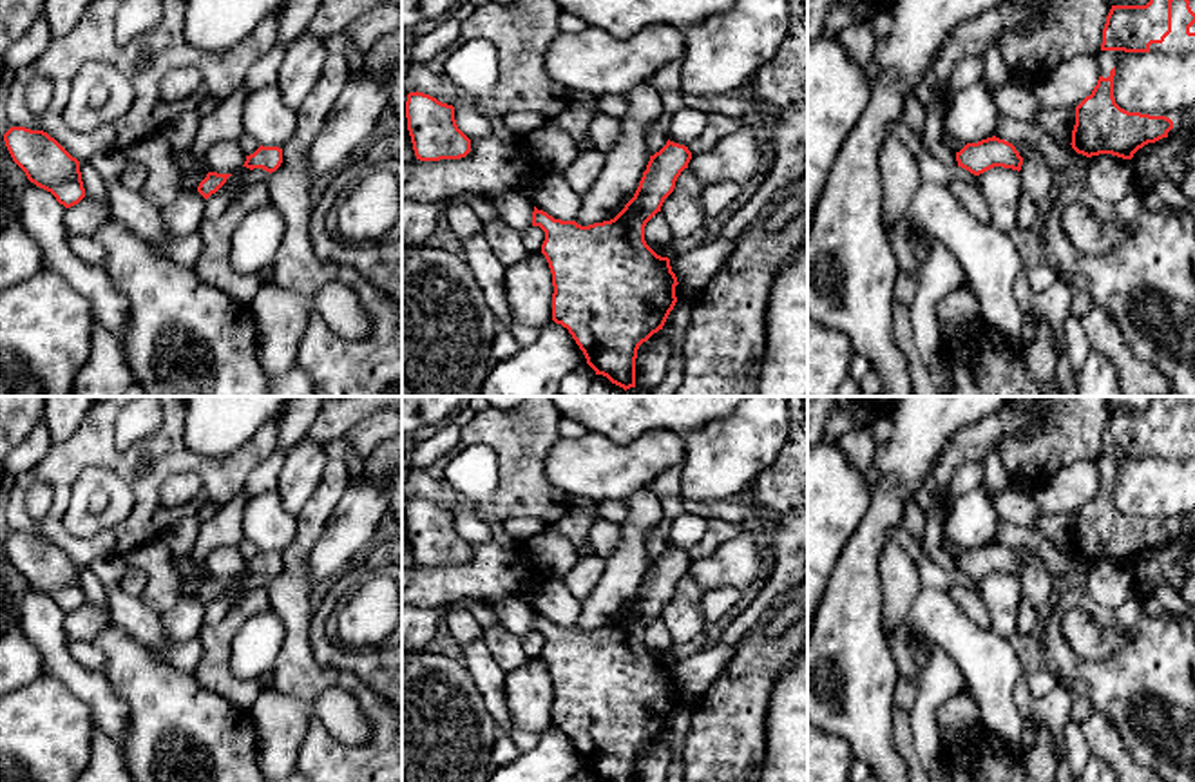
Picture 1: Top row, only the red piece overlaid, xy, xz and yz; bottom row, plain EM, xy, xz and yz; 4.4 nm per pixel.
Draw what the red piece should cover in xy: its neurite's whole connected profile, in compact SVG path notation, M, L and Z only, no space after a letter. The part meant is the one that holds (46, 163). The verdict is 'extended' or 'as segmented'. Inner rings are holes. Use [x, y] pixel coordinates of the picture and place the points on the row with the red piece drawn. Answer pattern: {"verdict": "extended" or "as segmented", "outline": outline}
{"verdict": "as segmented", "outline": "M11 127L4 141L27 179L51 192L60 205L71 208L85 197L80 161L47 132Z"}

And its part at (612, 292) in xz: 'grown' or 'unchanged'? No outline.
unchanged

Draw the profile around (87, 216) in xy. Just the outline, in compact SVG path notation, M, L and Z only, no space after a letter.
M89 196L63 214L63 224L69 234L92 235L109 219L112 219L110 208Z

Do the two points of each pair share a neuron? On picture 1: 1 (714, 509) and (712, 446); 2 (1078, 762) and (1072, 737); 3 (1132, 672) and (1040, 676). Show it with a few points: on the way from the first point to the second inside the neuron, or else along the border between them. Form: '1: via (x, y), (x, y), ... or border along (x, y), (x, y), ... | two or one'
1: border along (739, 495), (728, 500), (707, 500), (688, 505) | two
2: via (1078, 757), (1076, 743) | one
3: border along (1045, 668), (1058, 681) | two

